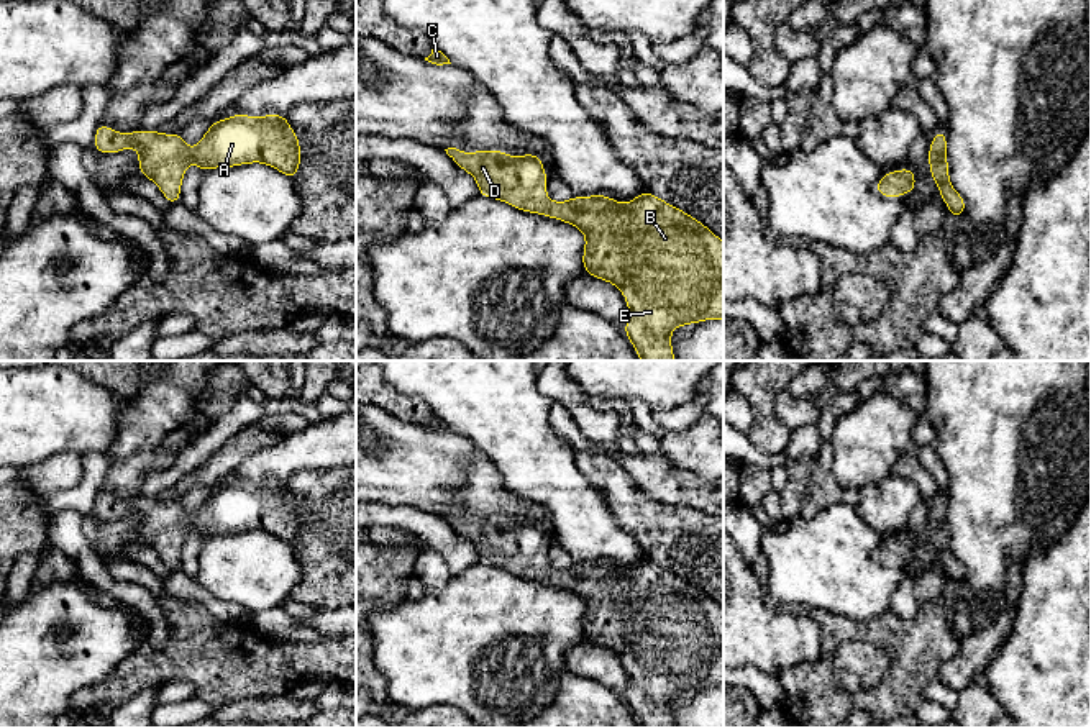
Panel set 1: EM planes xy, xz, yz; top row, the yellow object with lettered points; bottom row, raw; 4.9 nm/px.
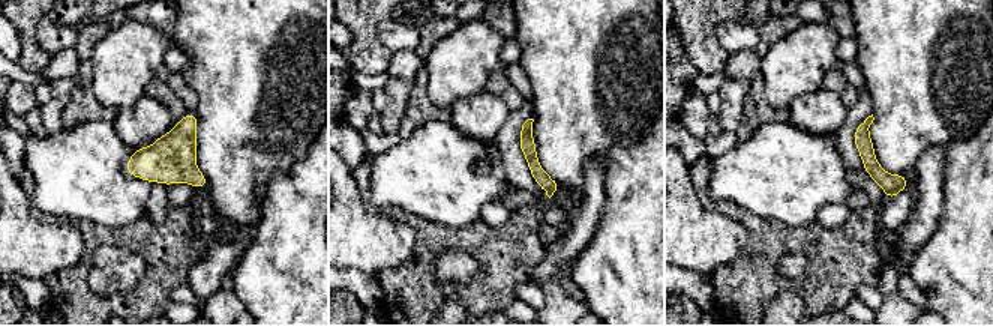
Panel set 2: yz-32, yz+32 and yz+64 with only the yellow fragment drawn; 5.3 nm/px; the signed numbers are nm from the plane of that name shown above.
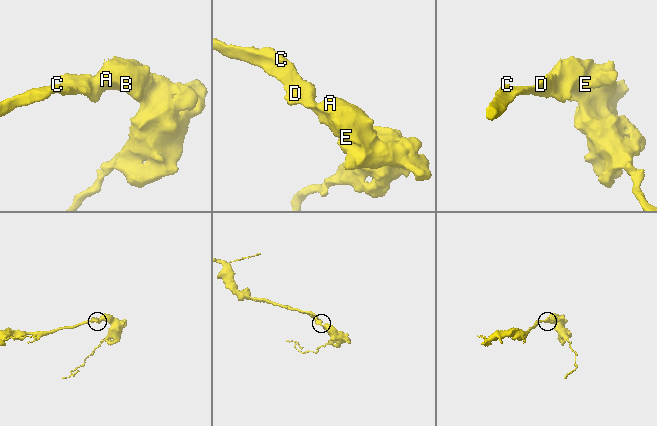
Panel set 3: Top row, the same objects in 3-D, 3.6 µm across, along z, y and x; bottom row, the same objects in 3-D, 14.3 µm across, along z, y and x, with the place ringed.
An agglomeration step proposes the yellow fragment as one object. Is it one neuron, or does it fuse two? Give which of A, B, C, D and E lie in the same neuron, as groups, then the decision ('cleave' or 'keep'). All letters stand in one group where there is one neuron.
A B C D E | keep

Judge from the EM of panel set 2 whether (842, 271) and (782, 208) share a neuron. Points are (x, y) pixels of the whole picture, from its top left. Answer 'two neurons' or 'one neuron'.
two neurons

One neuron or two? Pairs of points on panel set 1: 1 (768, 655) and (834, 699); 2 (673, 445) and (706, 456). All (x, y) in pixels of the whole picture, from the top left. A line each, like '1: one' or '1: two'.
1: two
2: one

